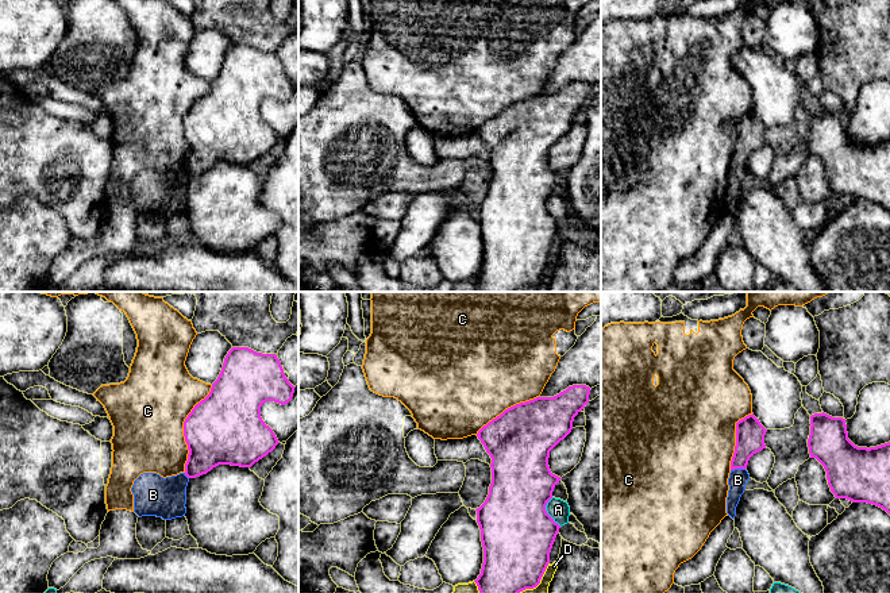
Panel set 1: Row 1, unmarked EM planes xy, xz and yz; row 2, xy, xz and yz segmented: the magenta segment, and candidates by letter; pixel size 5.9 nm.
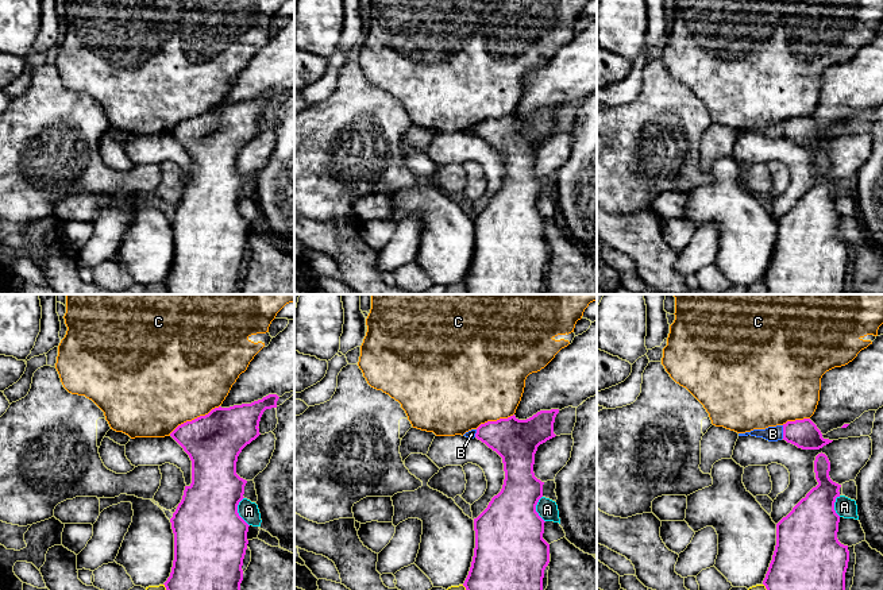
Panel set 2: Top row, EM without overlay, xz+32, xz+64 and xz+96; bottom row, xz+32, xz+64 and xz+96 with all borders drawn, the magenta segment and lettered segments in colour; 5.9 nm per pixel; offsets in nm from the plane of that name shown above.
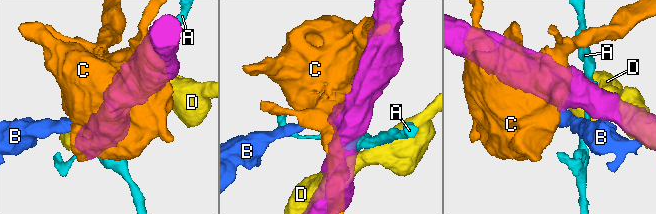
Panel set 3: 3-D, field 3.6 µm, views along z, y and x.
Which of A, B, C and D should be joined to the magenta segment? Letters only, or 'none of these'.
none of these

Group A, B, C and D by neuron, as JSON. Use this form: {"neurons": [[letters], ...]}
{"neurons": [["A"], ["B"], ["C"], ["D"]]}

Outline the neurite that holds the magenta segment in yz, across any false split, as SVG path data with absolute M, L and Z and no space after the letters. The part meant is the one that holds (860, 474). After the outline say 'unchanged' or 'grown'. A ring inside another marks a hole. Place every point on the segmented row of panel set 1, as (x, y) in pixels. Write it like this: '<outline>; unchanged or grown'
M827 413L810 416L808 447L827 471L828 485L836 498L876 505L890 515L890 442L876 447L858 447L848 439L845 419Z; unchanged

